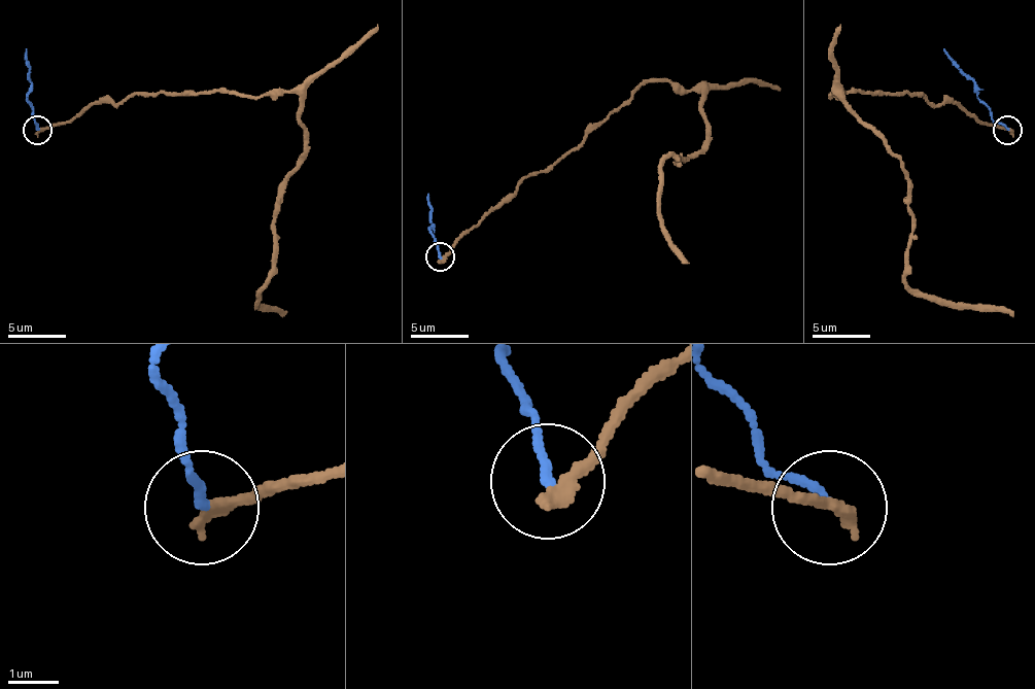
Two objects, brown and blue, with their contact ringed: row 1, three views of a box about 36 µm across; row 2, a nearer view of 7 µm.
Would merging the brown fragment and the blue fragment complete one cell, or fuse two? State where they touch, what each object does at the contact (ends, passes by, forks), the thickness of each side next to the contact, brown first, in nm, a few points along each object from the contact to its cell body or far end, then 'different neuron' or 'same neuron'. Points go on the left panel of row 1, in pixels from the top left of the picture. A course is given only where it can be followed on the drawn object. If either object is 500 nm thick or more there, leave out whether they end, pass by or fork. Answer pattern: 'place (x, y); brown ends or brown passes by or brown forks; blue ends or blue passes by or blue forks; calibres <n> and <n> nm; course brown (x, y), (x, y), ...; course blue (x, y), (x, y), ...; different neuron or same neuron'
place (37, 130); brown ends; blue ends; calibres 280 and 170 nm; course brown (38, 129), (136, 94), (295, 92), (303, 154), (274, 220), (274, 273), (257, 302), (285, 313); course blue (38, 129), (27, 100), (30, 82), (27, 48); different neuron

